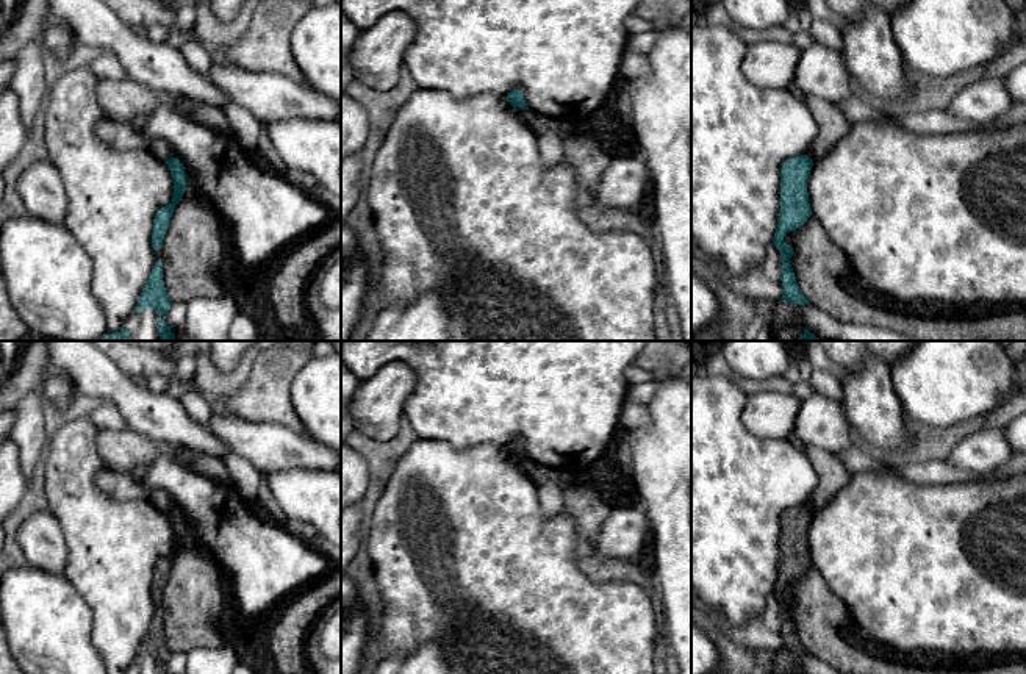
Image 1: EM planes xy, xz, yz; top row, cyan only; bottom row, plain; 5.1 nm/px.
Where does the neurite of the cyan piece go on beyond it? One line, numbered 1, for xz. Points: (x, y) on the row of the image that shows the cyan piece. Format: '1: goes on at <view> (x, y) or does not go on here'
1: does not go on here

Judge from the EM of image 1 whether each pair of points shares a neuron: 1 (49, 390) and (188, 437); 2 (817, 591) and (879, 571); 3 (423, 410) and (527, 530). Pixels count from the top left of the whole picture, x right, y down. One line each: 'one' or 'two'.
1: two
2: two
3: two

